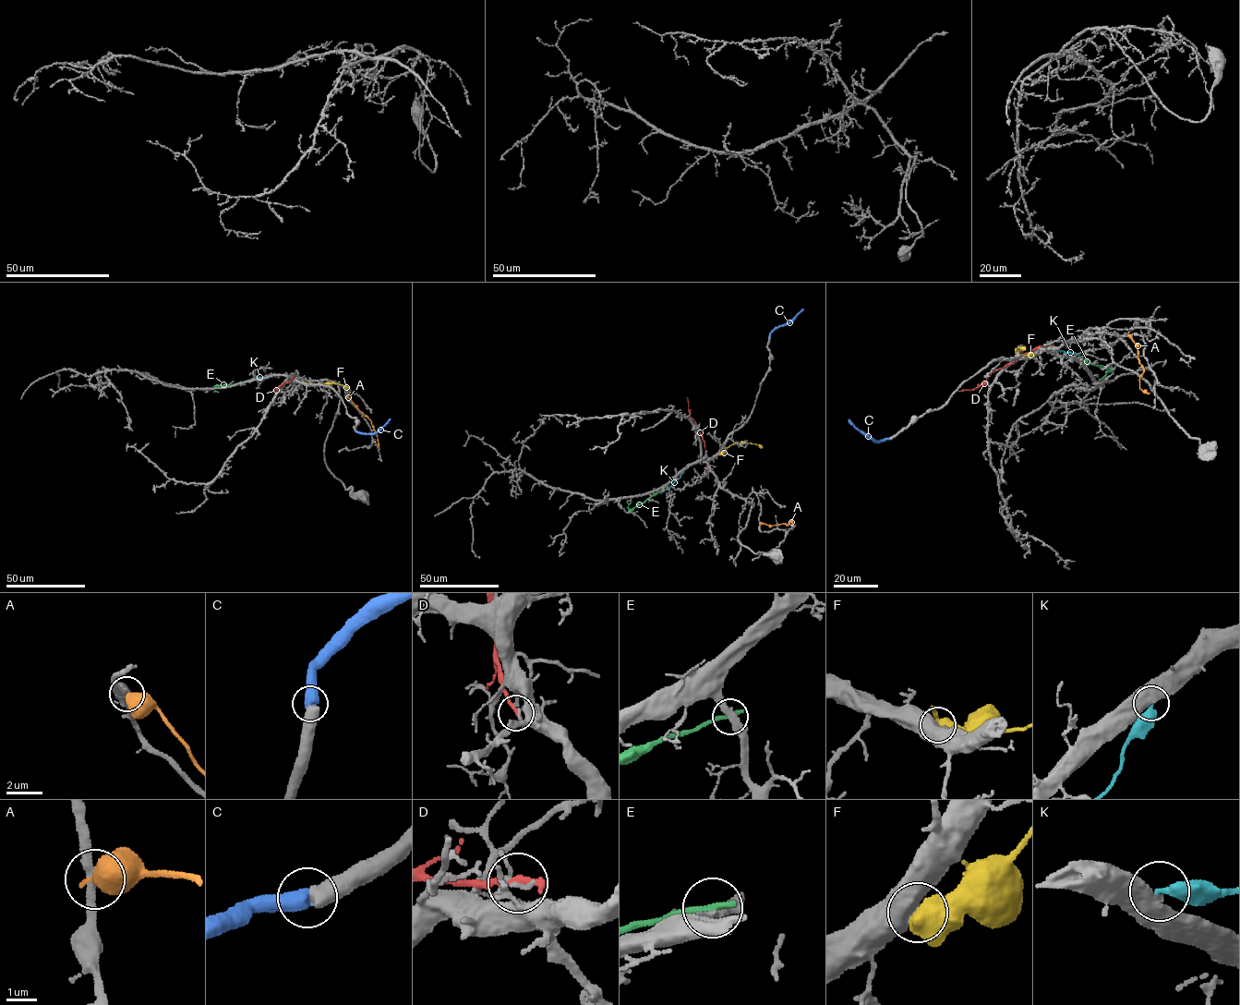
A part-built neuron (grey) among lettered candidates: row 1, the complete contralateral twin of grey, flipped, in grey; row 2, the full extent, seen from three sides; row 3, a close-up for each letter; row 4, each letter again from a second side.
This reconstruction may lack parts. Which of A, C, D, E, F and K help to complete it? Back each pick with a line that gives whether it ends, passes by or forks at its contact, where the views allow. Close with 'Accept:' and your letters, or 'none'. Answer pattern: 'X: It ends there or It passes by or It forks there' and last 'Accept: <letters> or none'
C: It ends there
Accept: C

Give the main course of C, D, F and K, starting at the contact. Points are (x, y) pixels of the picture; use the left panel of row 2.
C: (355, 431), (376, 432), (390, 418)
D: (295, 379), (294, 376), (291, 381), (273, 390)
F: (306, 383), (335, 382), (348, 389)
K: (270, 376), (246, 381)

